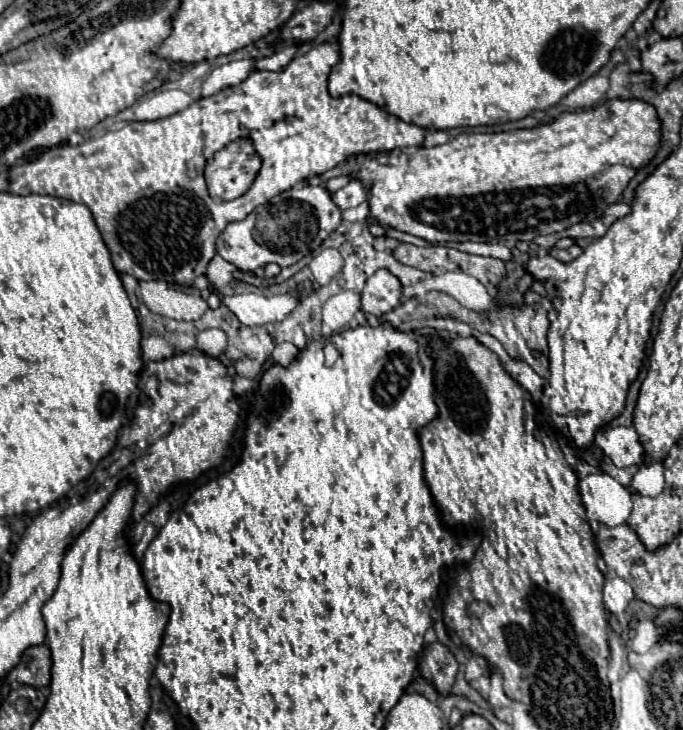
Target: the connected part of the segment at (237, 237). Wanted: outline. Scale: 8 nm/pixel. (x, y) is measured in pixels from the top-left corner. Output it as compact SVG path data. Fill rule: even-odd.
M298 184L292 190L286 190L274 196L270 202L258 206L244 220L232 222L218 238L218 254L242 272L254 272L256 268L264 268L270 262L286 268L306 254L318 250L326 236L330 236L340 226L340 214L342 210L334 204L332 192L326 186Z

